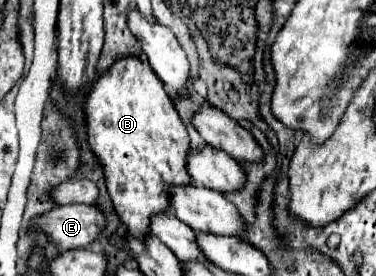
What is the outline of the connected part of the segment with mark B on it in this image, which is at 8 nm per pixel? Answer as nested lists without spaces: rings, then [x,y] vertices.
[[[135,56],[117,60],[111,72],[103,72],[91,84],[83,114],[87,144],[103,168],[115,212],[131,236],[141,240],[149,232],[151,214],[169,212],[167,186],[191,182],[185,166],[189,150],[187,128],[161,80],[151,72],[149,62],[145,58],[135,60]]]

